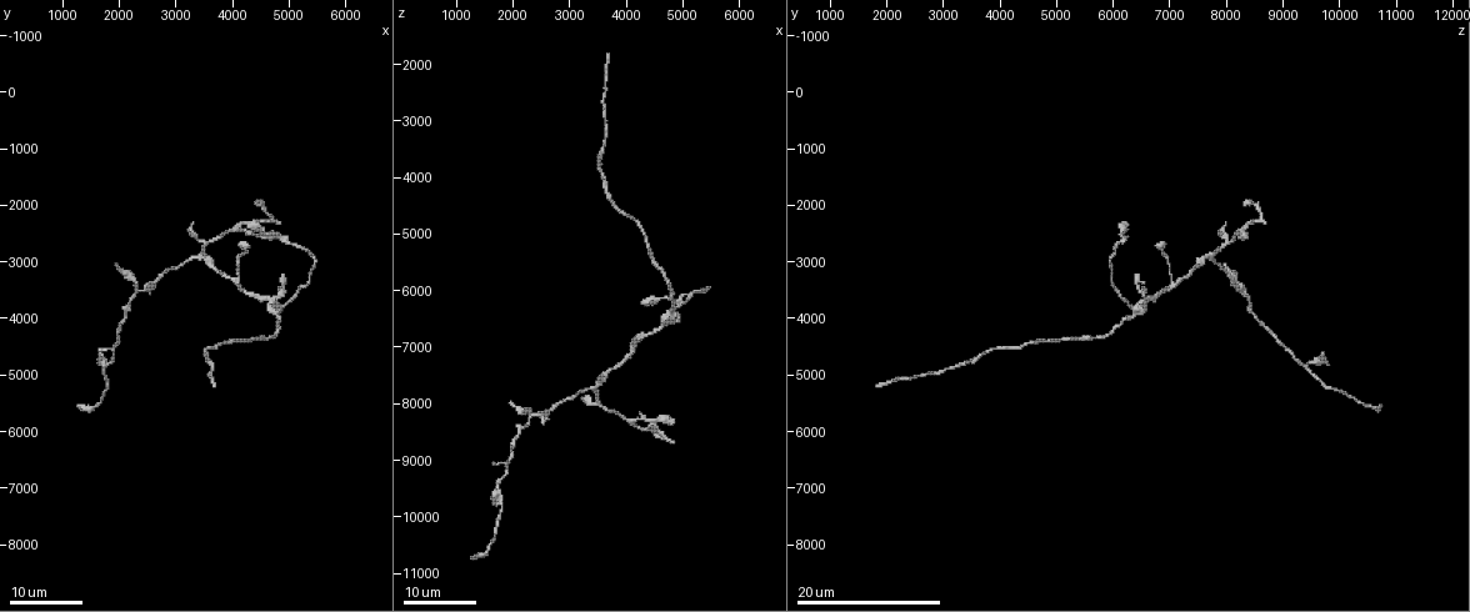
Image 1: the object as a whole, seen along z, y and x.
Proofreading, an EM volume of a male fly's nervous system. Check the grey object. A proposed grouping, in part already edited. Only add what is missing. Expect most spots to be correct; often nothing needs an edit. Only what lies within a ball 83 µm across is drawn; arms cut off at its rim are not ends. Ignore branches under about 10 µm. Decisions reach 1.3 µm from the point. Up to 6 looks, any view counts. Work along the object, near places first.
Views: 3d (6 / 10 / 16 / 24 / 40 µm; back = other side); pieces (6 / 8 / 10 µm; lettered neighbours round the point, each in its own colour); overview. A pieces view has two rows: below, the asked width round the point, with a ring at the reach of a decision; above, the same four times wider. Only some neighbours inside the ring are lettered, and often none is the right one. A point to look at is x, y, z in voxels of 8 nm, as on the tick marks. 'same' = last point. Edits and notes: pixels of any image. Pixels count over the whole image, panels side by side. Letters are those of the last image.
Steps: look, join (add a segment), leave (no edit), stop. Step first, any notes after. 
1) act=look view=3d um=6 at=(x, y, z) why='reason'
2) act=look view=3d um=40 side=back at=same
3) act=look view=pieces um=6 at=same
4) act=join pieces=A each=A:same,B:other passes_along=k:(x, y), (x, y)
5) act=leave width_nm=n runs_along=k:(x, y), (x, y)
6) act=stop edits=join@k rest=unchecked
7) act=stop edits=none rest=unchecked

act=look view=3d um=16 at=(2000, 3050, 8000) why='branch stops here'

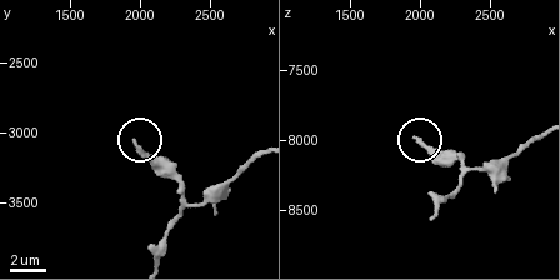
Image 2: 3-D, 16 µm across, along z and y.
act=look view=pieces um=8 at=(1980, 3080, 7980)

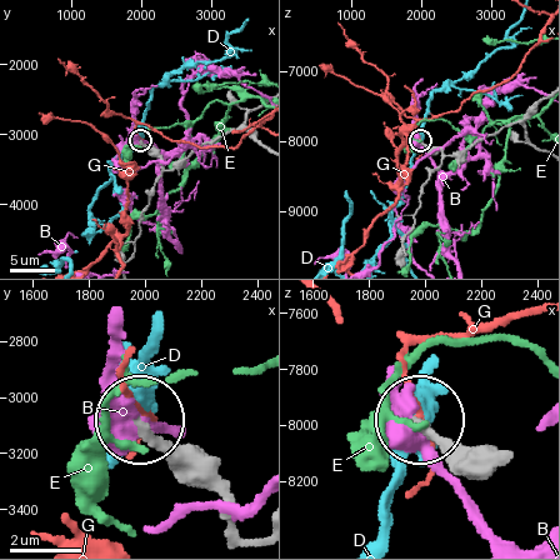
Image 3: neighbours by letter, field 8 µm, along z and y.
act=leave each=B:other,D:other,E:other,G:other runs_along=3:(244, 539), (226, 505), (140, 419) found='no lettered segment goes on from it'

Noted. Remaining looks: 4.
act=look view=3d um=24 at=(4850, 3250, 6450) why='an open end'

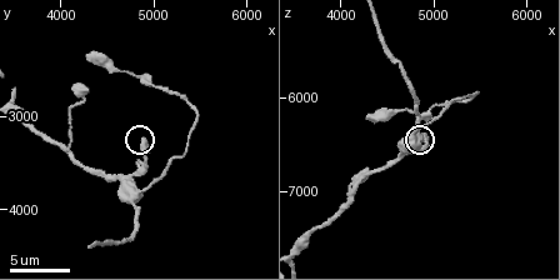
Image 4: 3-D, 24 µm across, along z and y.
act=look view=pieces um=8 at=same

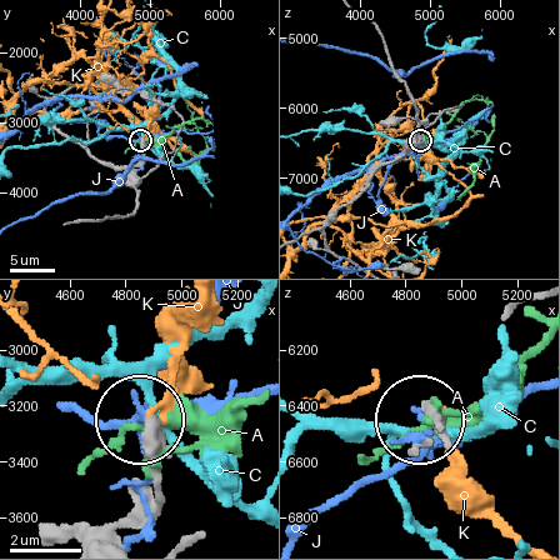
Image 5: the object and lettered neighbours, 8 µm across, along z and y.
act=leave each=A:other,C:other,J:other,K:other runs_along=5:(59, 521), (104, 530), (149, 503), (158, 485), (151, 425) found='none of them fits'

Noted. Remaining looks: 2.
act=stop edits=none rest=unchecked

